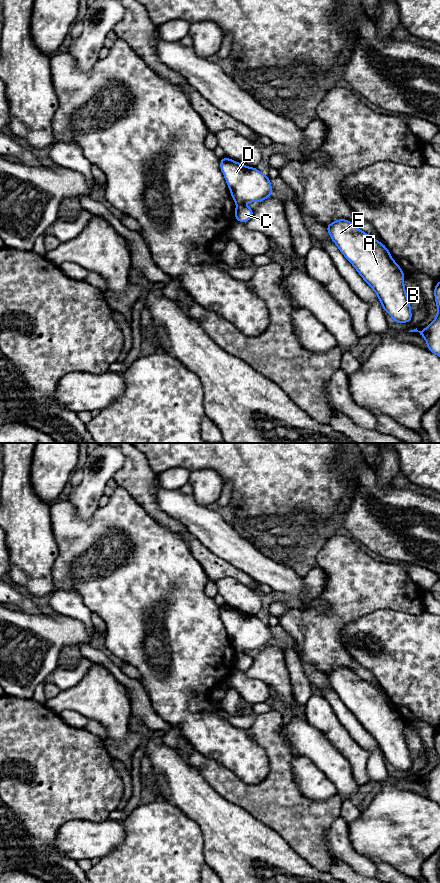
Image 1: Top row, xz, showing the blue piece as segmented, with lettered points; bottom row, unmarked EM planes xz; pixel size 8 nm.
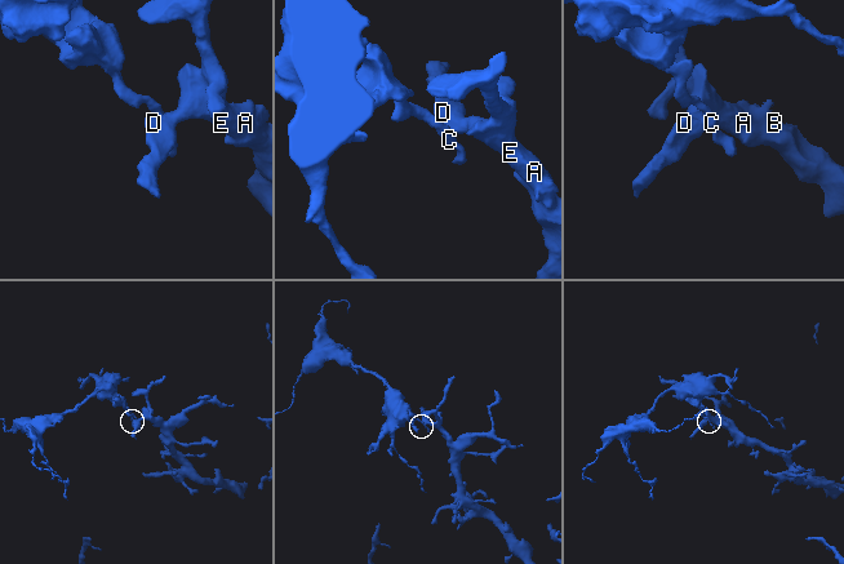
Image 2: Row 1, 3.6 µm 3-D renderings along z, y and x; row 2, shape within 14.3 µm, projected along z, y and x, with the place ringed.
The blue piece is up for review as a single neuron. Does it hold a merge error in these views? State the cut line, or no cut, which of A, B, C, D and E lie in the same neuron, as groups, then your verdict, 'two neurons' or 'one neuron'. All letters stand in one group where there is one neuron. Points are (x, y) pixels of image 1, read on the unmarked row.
cut in xz along (243, 651), (237, 653); A B D E / C; two neurons

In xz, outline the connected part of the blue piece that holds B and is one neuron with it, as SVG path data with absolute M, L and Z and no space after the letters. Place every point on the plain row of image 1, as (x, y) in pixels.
M346 667L335 668L326 677L332 690L378 743L384 759L395 771L410 770L405 723L386 694Z

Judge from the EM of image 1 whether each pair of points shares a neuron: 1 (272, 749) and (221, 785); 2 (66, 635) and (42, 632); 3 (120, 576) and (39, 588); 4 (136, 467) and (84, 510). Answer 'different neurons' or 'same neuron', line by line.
1: same neuron
2: same neuron
3: different neurons
4: different neurons

